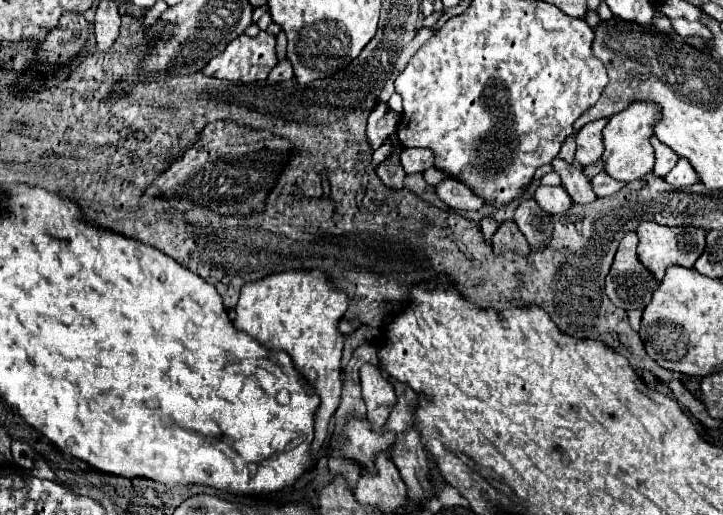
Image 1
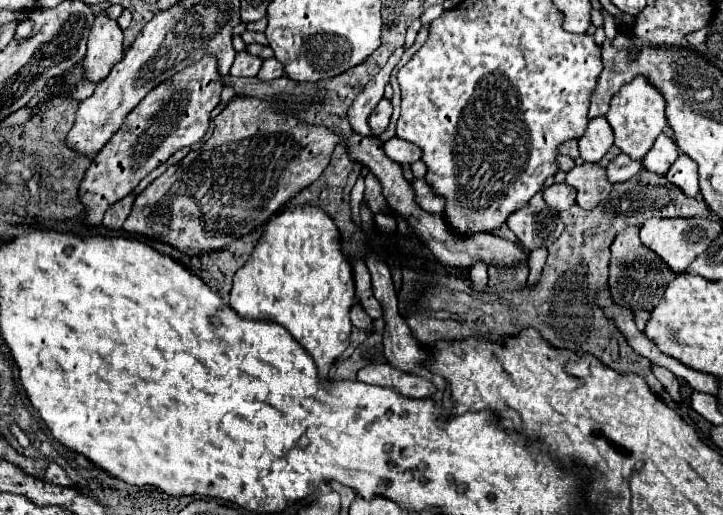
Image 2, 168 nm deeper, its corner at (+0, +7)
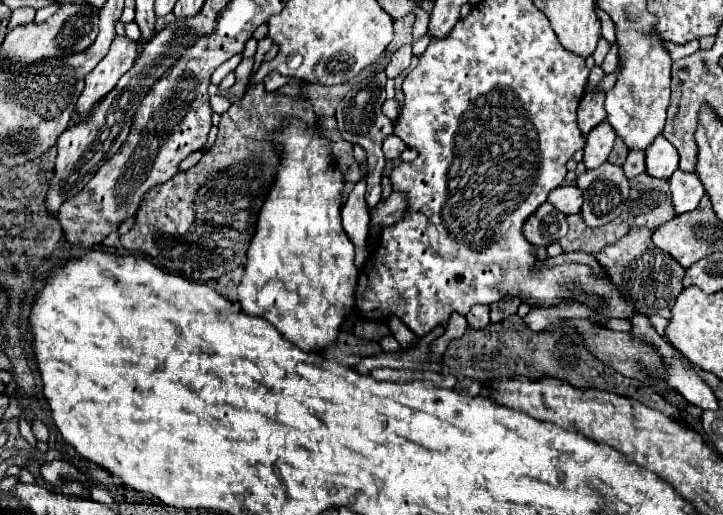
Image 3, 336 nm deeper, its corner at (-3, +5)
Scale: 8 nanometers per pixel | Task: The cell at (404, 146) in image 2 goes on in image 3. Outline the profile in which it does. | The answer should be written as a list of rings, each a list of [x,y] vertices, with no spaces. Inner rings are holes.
[[[388,135],[388,137],[384,139],[382,151],[384,151],[384,157],[386,157],[386,159],[396,159],[396,157],[400,157],[404,149],[406,149],[406,143],[400,141],[400,137]]]

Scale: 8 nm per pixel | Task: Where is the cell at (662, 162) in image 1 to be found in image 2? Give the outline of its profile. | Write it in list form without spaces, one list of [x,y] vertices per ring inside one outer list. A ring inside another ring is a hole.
[[[661,133],[655,139],[649,153],[643,157],[643,167],[651,173],[665,175],[677,157],[679,157],[679,151],[677,151],[675,141],[667,133]]]

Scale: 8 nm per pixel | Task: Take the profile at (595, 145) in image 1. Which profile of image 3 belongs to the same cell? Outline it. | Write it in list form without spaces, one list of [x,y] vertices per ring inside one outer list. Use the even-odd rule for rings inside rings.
[[[602,121],[600,125],[596,125],[596,129],[592,129],[588,133],[588,141],[584,147],[586,169],[600,167],[608,159],[612,147],[614,147],[614,141],[616,141],[616,133],[614,133],[612,125],[608,125],[608,121]]]

